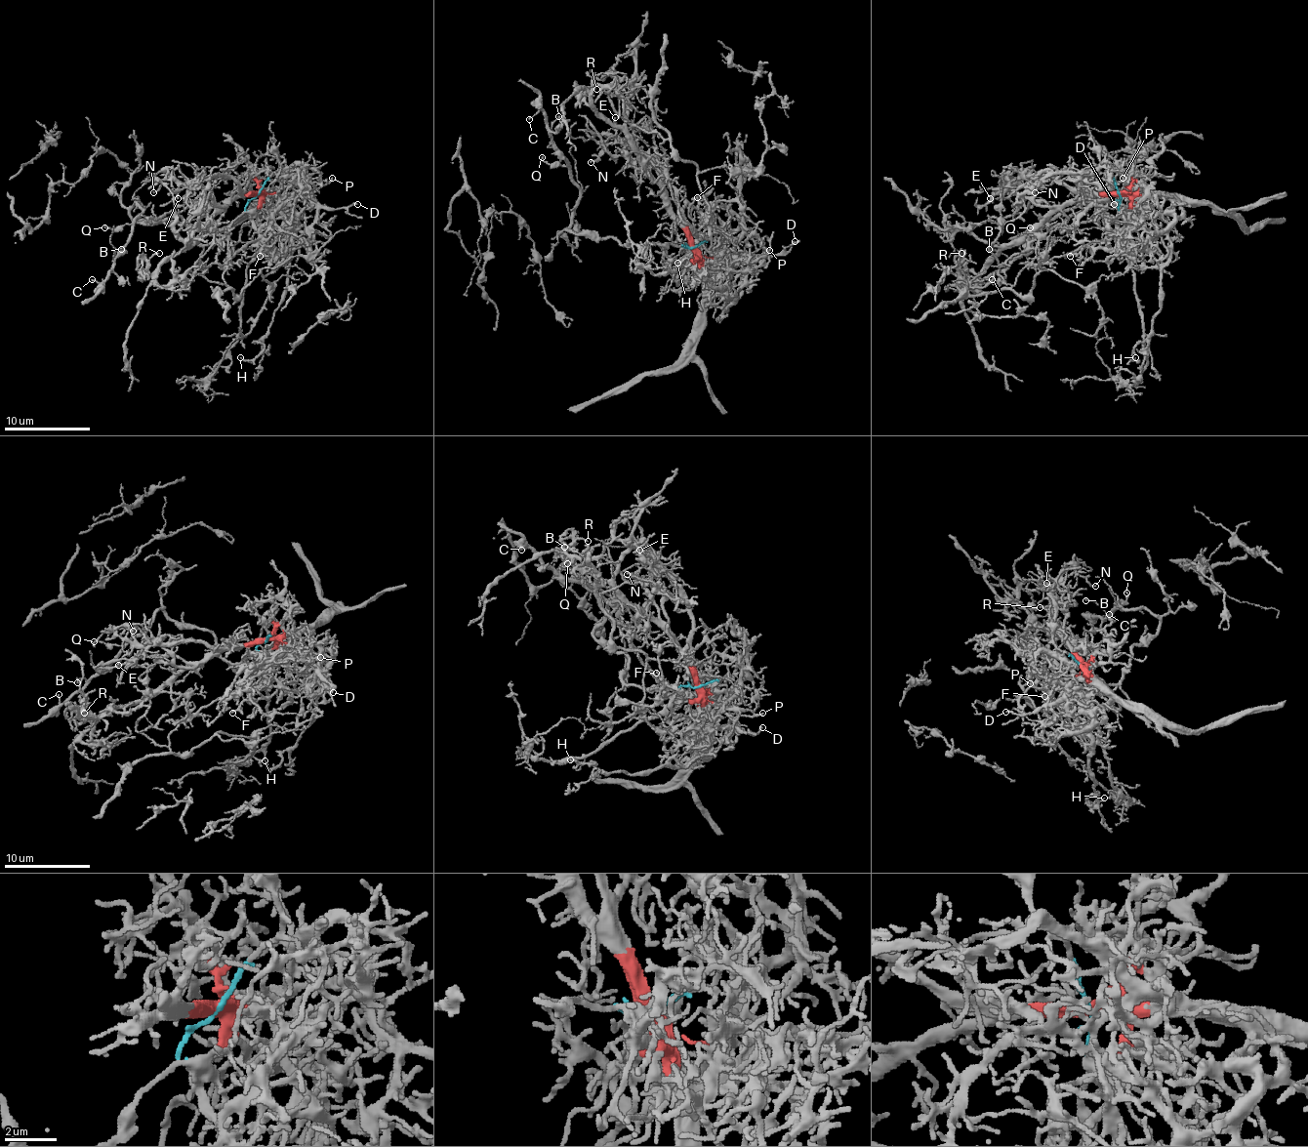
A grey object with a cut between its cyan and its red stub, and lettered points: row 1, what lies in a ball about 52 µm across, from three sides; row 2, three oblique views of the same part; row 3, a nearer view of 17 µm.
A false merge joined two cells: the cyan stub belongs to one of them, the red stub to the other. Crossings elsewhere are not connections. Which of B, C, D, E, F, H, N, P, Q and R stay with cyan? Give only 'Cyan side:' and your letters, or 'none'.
Cyan side: B, C, Q

